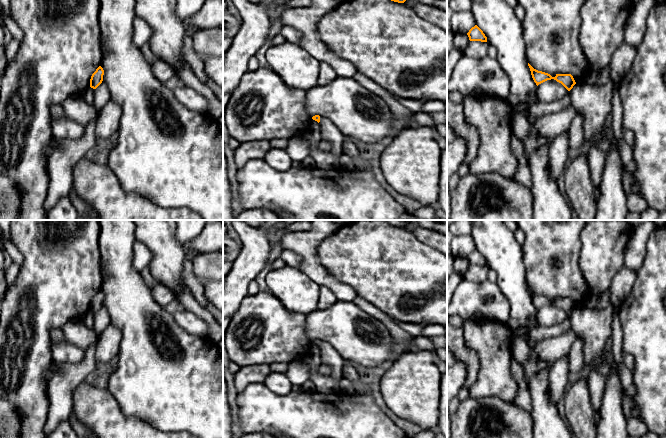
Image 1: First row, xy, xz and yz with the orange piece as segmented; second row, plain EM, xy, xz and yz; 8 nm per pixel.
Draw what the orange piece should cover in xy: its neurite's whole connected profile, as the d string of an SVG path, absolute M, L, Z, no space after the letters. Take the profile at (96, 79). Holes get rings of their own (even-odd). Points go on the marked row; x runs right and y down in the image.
M99 66L92 74L90 79L90 87L96 89L103 81L104 70Z

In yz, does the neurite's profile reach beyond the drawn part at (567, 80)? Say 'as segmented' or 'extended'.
as segmented

